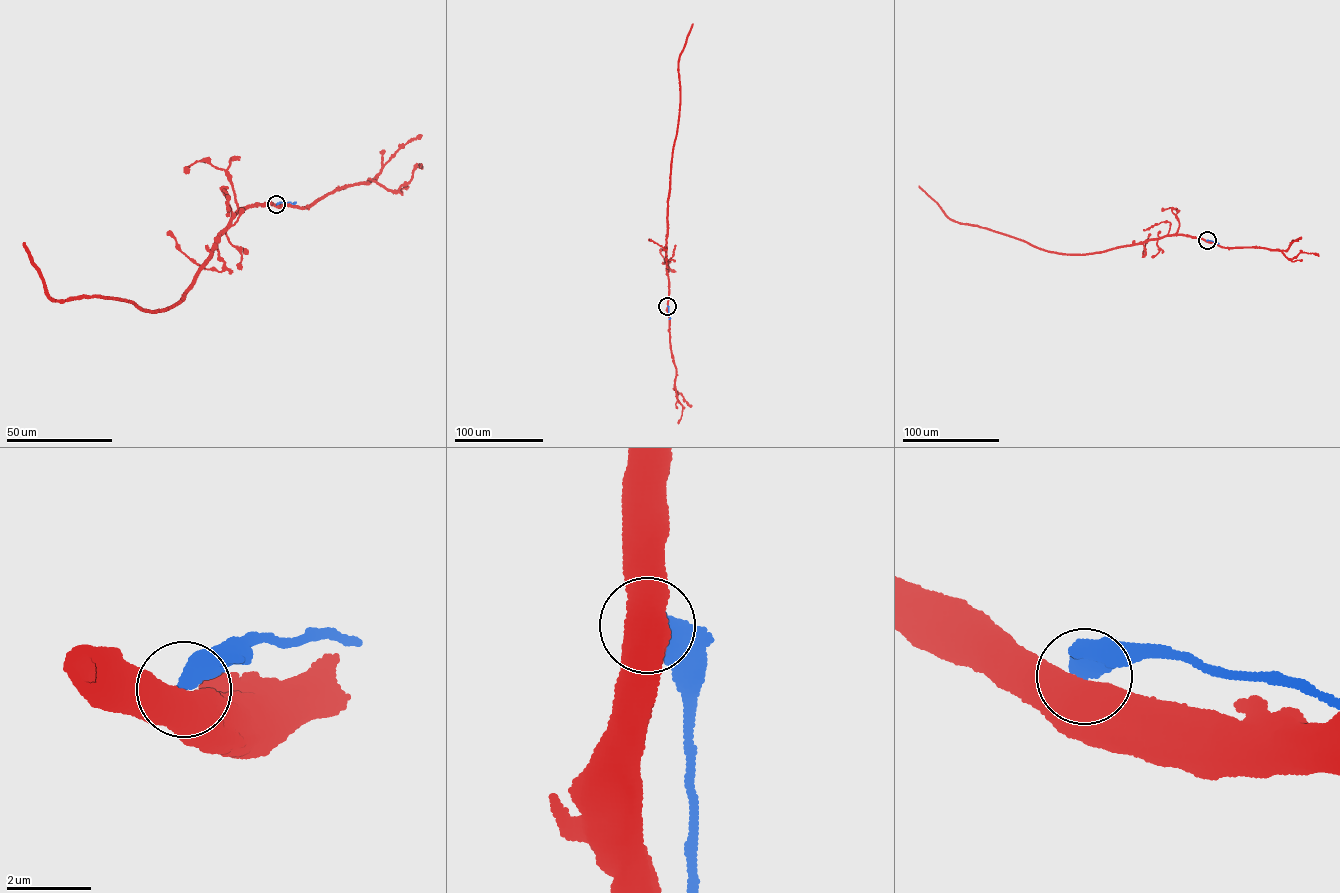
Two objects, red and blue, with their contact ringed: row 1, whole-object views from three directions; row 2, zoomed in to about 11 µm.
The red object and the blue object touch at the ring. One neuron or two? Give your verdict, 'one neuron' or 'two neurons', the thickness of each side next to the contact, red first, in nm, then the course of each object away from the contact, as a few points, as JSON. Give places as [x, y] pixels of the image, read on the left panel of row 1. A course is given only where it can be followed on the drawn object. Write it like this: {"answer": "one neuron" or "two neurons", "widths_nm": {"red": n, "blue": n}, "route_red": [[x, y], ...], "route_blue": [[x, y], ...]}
{"answer": "two neurons", "widths_nm": {"red": 800, "blue": 550}, "route_red": [[276, 205], [252, 206], [230, 218], [180, 301], [149, 312], [110, 298], [51, 300], [25, 242]], "route_blue": [[276, 205], [294, 203]]}

